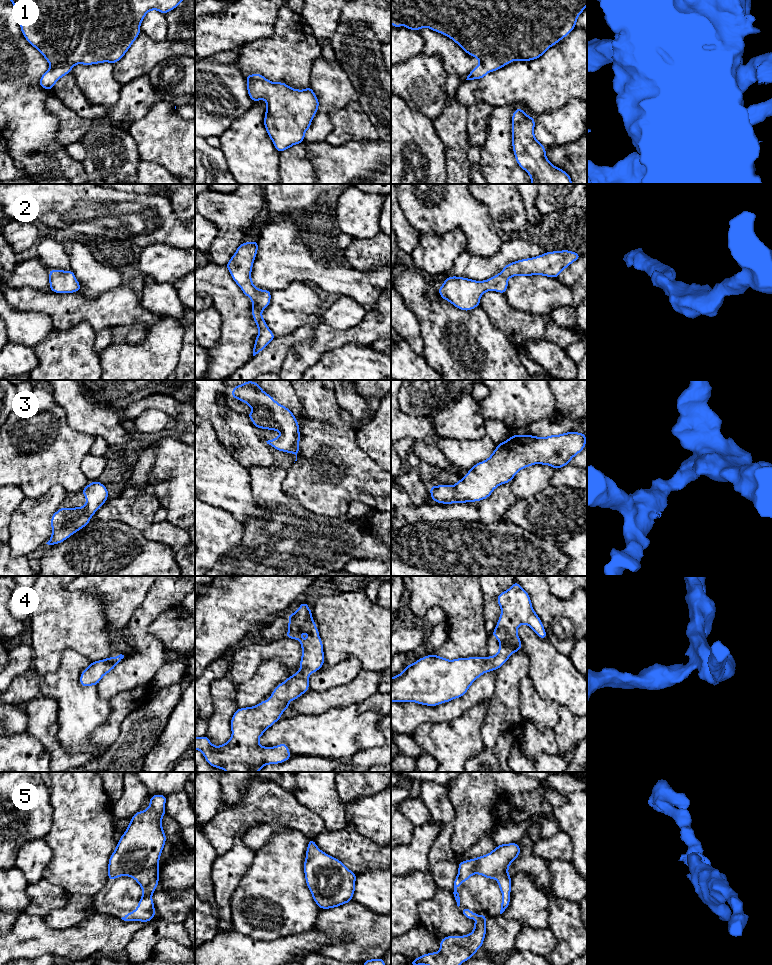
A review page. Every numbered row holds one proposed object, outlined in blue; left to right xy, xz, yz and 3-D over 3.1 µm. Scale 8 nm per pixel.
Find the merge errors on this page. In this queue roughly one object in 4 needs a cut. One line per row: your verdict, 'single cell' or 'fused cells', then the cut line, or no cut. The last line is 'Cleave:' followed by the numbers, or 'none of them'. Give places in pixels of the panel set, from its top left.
1: single cell | no cut
2: single cell | no cut
3: single cell | no cut
4: single cell | no cut
5: single cell | no cut
Cleave: none of them

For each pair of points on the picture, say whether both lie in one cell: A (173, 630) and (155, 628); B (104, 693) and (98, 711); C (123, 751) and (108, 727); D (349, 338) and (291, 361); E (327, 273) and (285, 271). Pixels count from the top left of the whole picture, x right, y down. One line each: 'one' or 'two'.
A: one
B: two
C: two
D: one
E: one

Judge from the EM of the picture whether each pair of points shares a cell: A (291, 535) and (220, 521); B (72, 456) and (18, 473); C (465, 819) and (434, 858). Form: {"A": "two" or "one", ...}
{"A": "two", "B": "one", "C": "two"}

